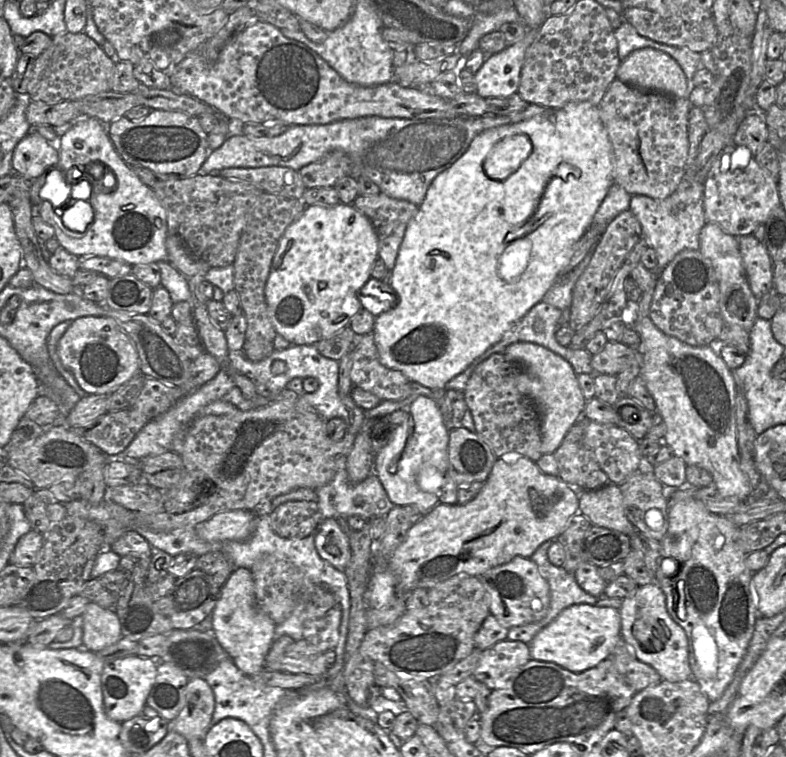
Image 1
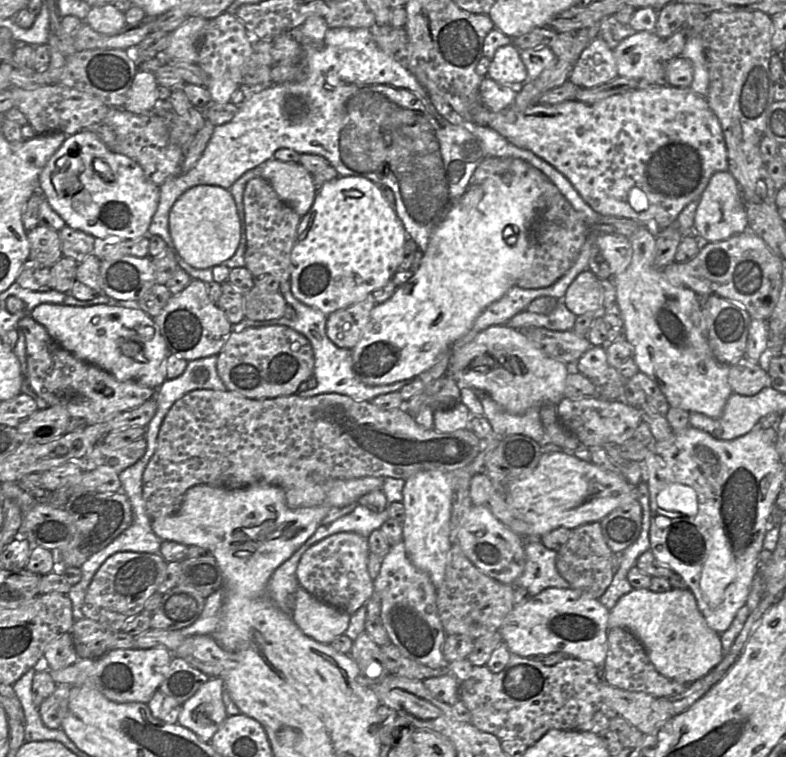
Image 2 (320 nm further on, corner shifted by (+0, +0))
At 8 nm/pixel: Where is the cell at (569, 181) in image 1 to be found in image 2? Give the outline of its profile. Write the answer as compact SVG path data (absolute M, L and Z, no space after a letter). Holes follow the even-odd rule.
M510 177L507 181L507 183L502 183L500 181L492 181L489 180L487 182L485 182L484 184L471 184L468 189L466 190L466 192L463 194L463 196L459 199L459 201L452 207L452 209L449 211L448 215L446 216L446 218L435 228L435 230L432 232L431 236L430 236L430 240L429 240L429 244L428 247L426 249L425 252L423 252L423 259L421 261L421 265L420 267L416 270L416 272L413 274L413 276L403 285L398 286L395 290L395 292L393 293L393 295L387 299L386 301L384 301L383 303L379 303L376 304L372 310L371 310L371 314L370 314L370 319L369 322L366 325L366 328L361 336L361 338L359 339L359 341L357 342L357 344L352 348L352 366L353 366L353 370L356 374L356 376L365 384L368 385L372 385L372 386L376 386L376 385L386 385L386 384L392 384L395 383L397 381L401 381L401 380L406 380L406 379L411 379L414 378L416 376L418 376L419 374L427 371L429 368L431 368L440 358L440 355L446 351L448 348L450 348L450 346L459 338L461 338L462 336L464 336L473 326L475 320L477 319L477 317L493 302L499 300L512 286L516 285L516 280L518 279L518 277L520 276L521 272L524 270L525 266L526 266L526 248L528 246L529 243L529 224L530 221L534 215L535 212L535 201L538 197L538 190L537 187L535 185L535 183L532 182L532 179L525 179L525 178L521 178L521 177Z

